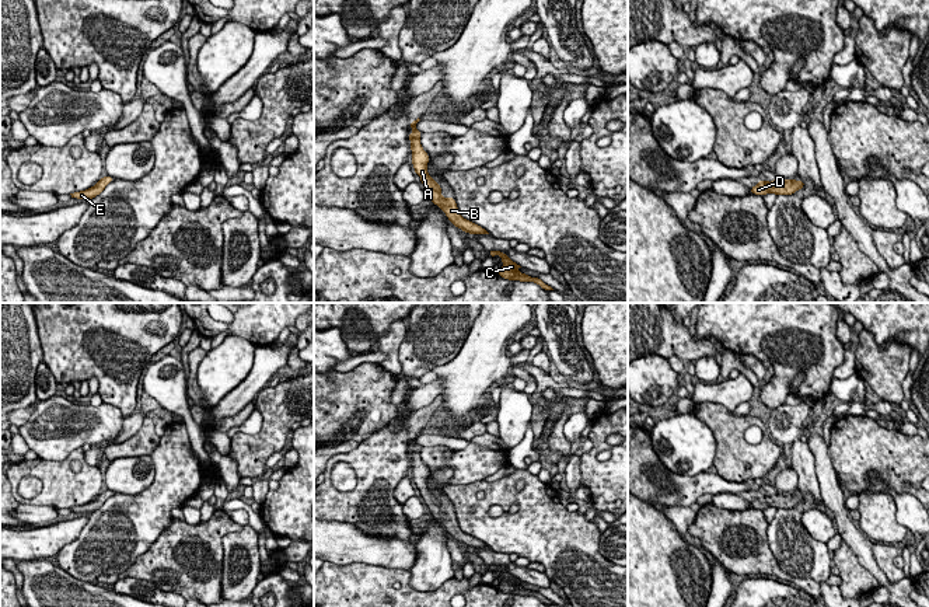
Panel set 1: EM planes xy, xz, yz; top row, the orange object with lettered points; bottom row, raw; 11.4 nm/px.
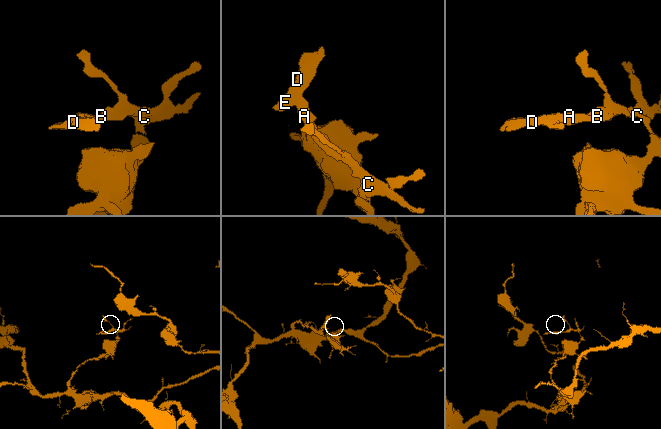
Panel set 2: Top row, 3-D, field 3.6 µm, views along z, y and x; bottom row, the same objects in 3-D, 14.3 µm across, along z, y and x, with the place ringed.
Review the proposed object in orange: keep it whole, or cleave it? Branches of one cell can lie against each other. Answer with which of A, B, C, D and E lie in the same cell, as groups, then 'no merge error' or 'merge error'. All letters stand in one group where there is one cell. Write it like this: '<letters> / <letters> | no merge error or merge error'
A B C / D E | merge error

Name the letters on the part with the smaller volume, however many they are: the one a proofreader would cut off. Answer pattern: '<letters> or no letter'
D, E

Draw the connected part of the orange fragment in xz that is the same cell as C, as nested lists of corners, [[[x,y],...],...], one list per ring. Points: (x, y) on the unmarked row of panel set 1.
[[[490,565],[490,569],[499,569],[502,572],[503,580],[499,583],[497,589],[509,593],[510,596],[513,594],[520,594],[520,596],[534,596],[539,599],[544,604],[549,606],[553,604],[551,600],[544,597],[539,592],[532,592],[525,587],[518,586],[517,583],[521,582],[518,578],[513,576],[507,568],[500,566],[500,565]]]

